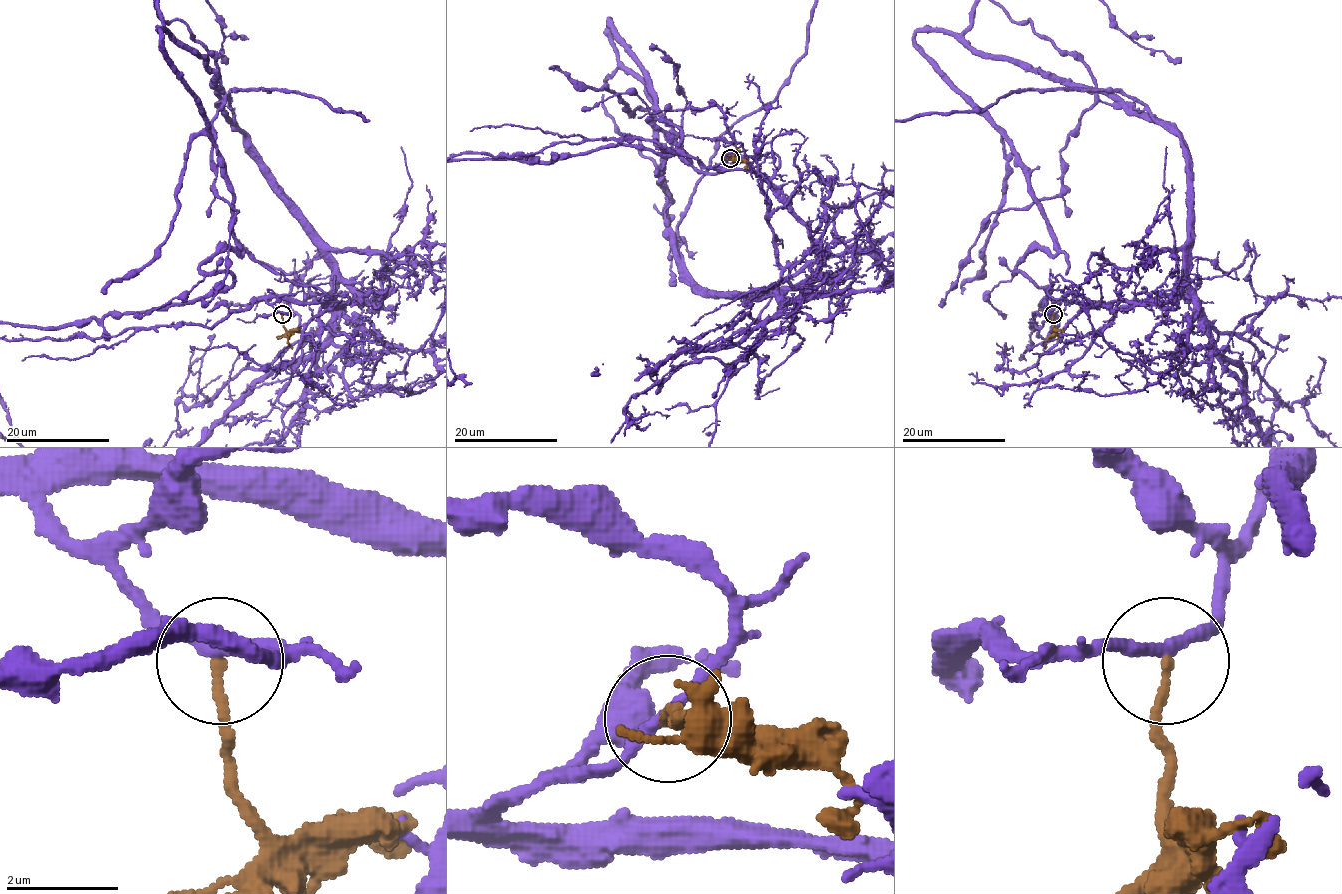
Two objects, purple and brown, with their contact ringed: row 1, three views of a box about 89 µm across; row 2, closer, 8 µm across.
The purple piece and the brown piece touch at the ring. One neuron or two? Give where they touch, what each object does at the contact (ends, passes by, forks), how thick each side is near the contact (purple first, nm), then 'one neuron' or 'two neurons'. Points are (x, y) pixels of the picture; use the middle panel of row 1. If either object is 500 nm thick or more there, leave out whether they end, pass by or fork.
at (730, 158); purple passes by; brown ends there; 200 nm thick on the purple side, 170 nm on the other; two neurons

